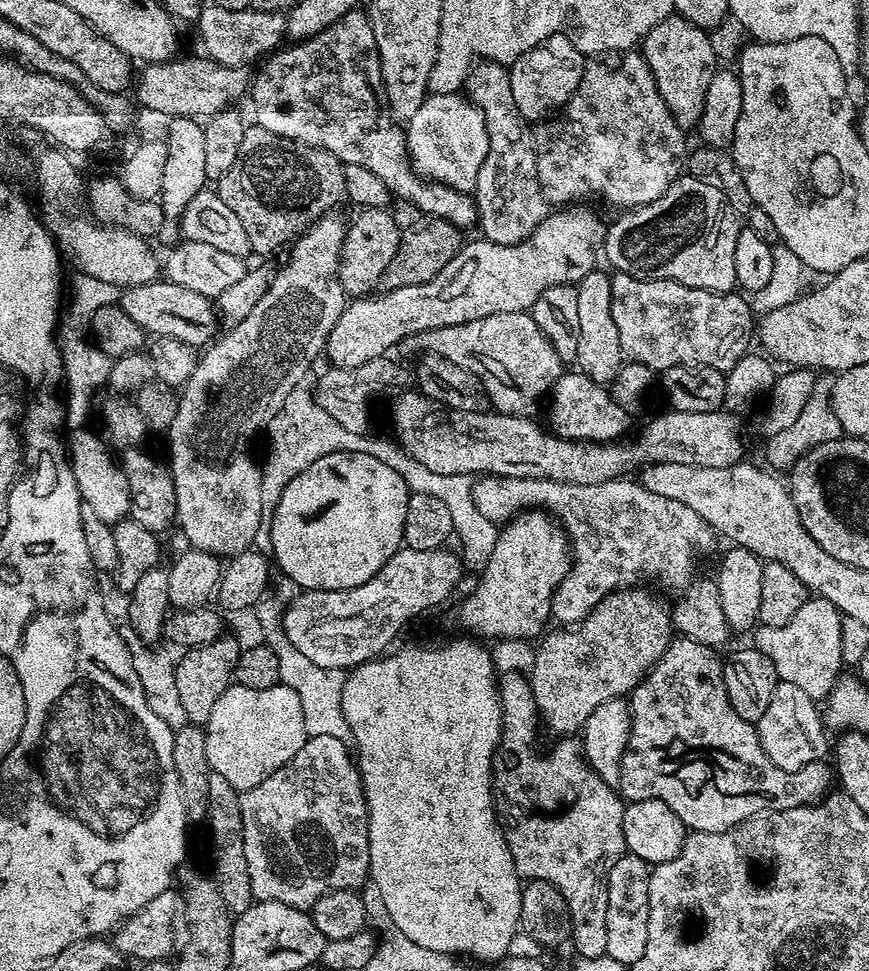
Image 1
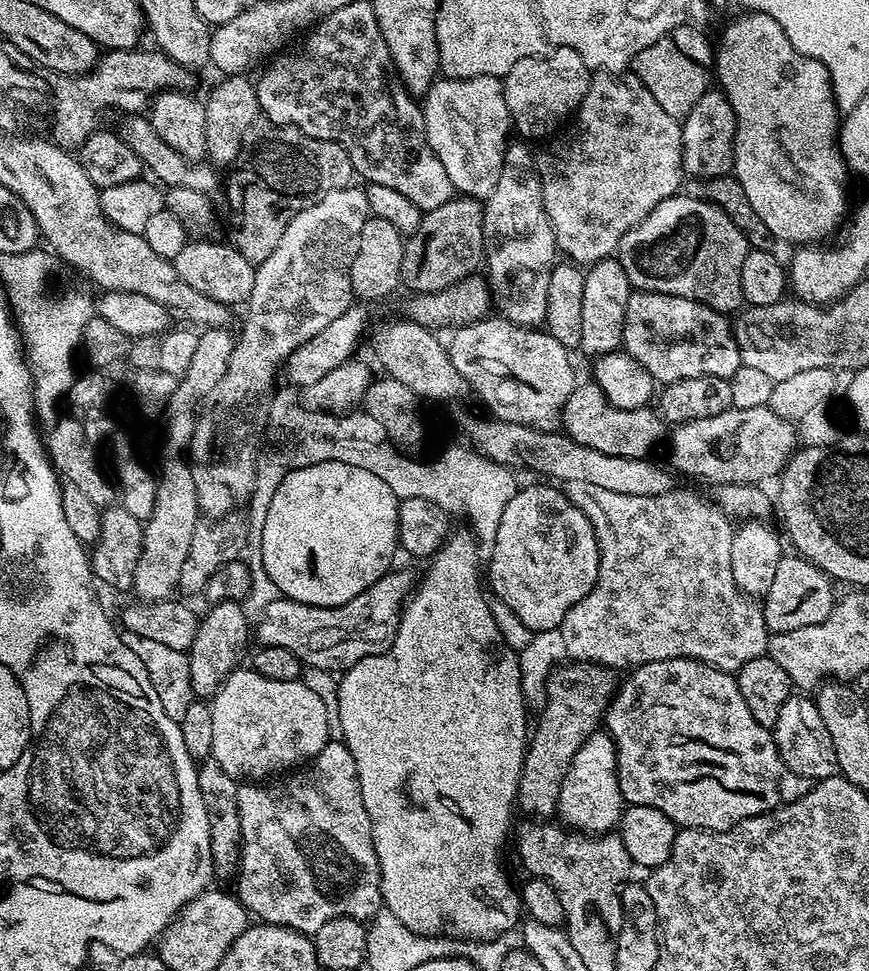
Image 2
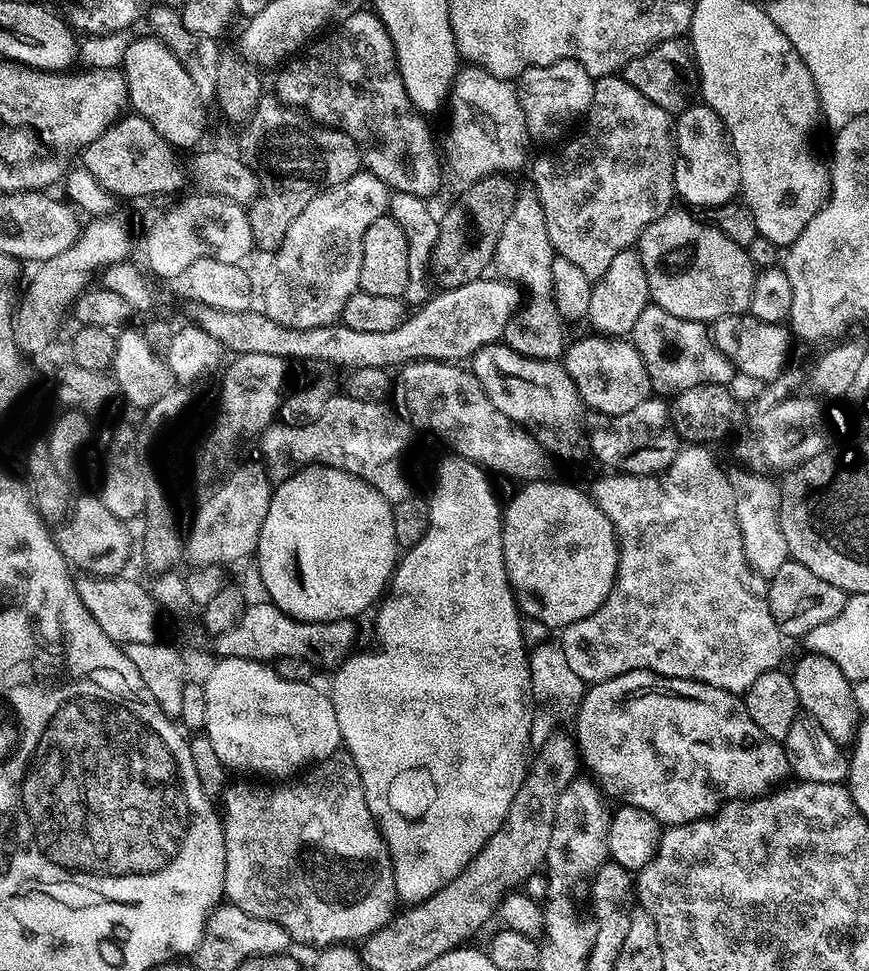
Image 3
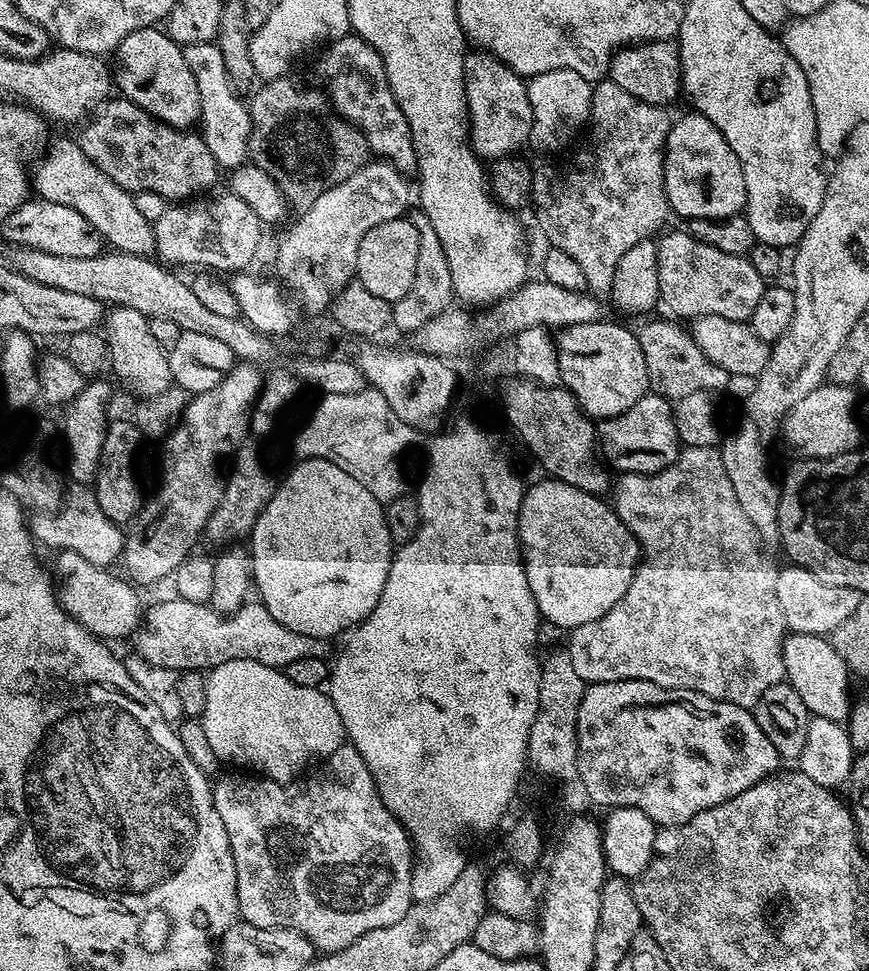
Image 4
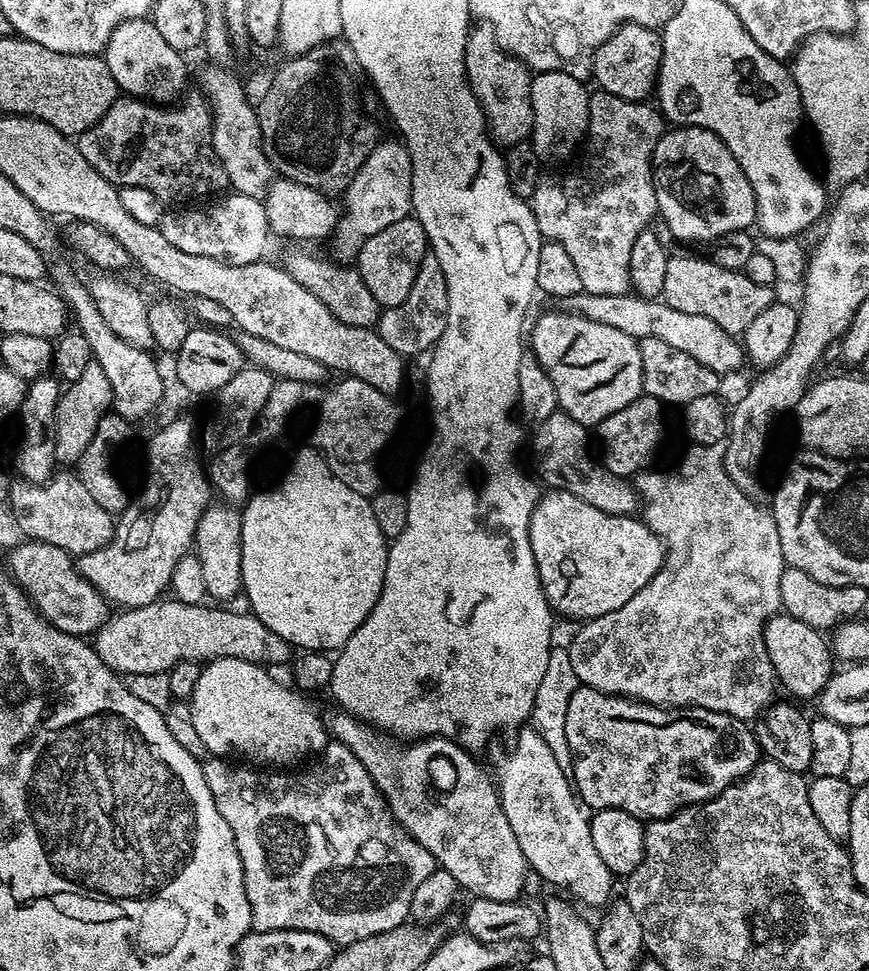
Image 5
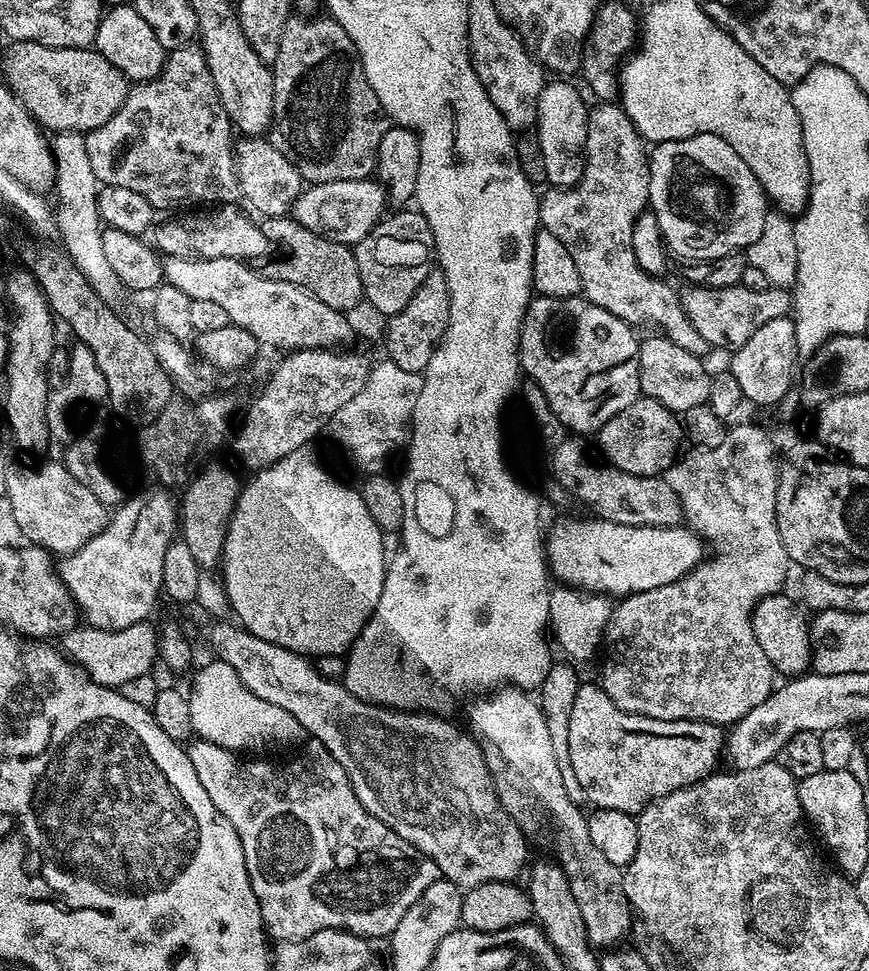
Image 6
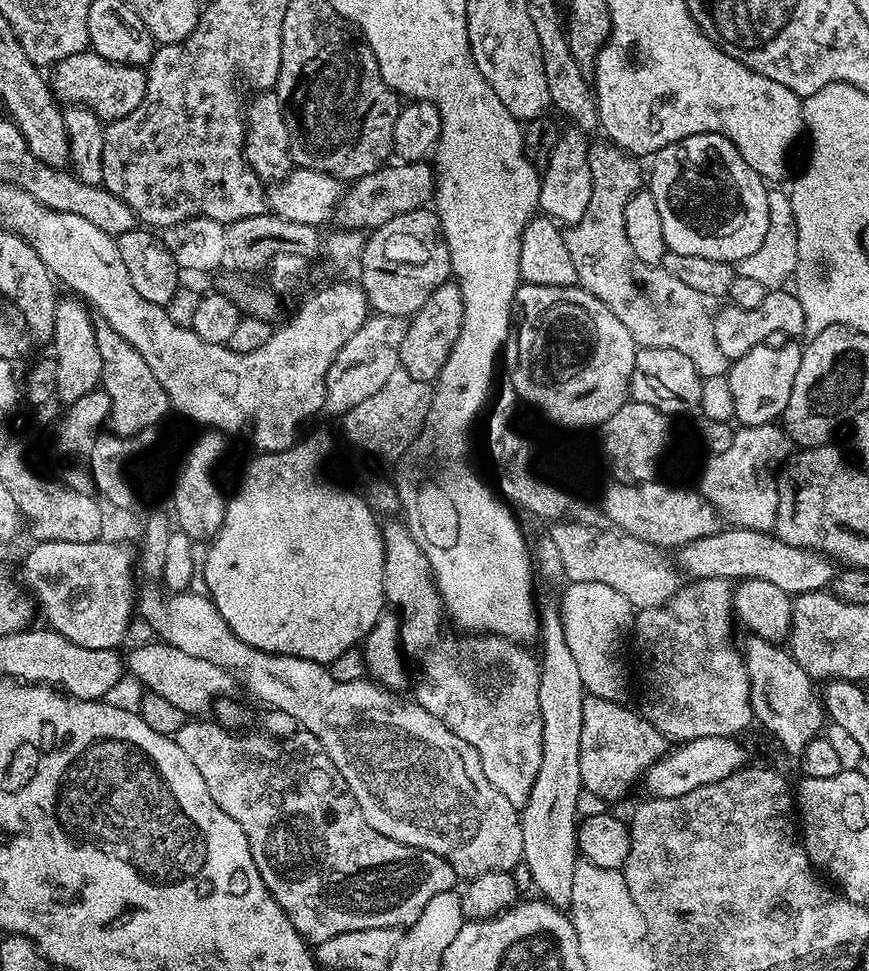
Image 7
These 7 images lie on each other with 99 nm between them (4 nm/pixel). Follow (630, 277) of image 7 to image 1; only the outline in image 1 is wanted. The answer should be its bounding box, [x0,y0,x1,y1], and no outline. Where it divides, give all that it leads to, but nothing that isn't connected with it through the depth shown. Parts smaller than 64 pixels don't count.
[530,54,685,210]

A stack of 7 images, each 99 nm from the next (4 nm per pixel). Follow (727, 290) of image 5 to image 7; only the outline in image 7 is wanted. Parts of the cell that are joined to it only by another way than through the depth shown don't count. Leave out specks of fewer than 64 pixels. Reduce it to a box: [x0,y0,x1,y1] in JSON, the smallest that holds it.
[713,290,806,362]

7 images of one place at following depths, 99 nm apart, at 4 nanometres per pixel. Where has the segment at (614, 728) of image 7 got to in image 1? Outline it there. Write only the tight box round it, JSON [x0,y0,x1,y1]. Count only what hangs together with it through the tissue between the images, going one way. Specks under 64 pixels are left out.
[618,636,834,832]

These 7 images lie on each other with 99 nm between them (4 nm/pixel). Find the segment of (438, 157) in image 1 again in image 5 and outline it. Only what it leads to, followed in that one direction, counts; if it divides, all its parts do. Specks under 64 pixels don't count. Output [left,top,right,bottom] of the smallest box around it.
[463,22,534,146]

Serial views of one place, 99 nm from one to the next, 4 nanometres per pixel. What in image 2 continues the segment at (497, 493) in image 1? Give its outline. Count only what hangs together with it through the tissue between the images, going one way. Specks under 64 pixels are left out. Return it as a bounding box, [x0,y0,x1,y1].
[559,482,770,674]

